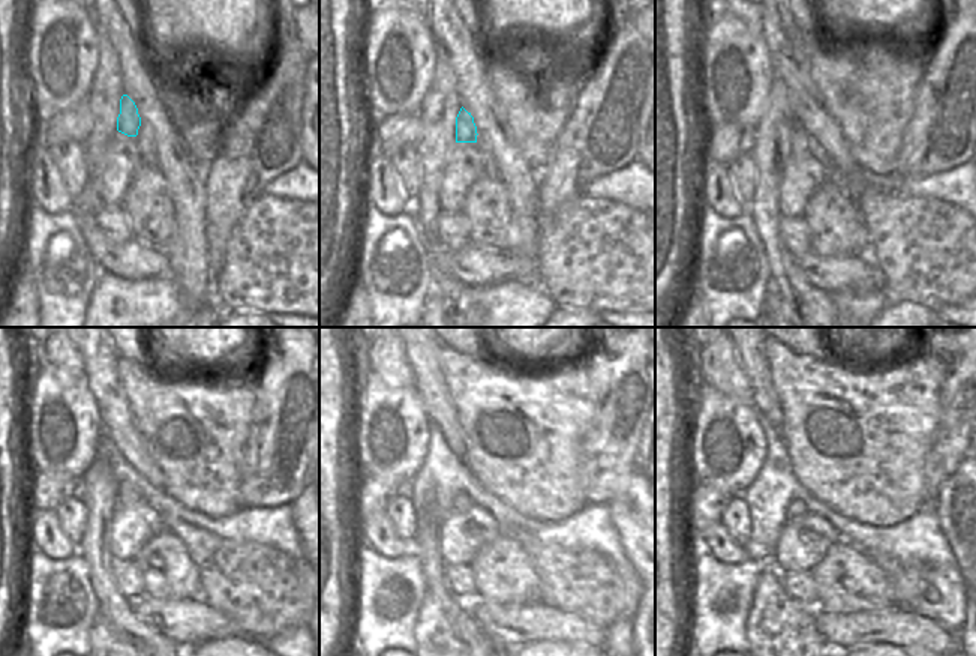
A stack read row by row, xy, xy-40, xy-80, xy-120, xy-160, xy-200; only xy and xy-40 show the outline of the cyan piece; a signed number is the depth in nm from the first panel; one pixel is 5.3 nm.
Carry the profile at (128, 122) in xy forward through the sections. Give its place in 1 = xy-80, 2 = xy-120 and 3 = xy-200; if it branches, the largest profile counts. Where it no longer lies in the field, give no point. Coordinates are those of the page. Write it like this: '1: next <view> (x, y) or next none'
1: next xy-80 (801, 141)
2: next xy-120 (126, 497)
3: next xy-200 (795, 509)

